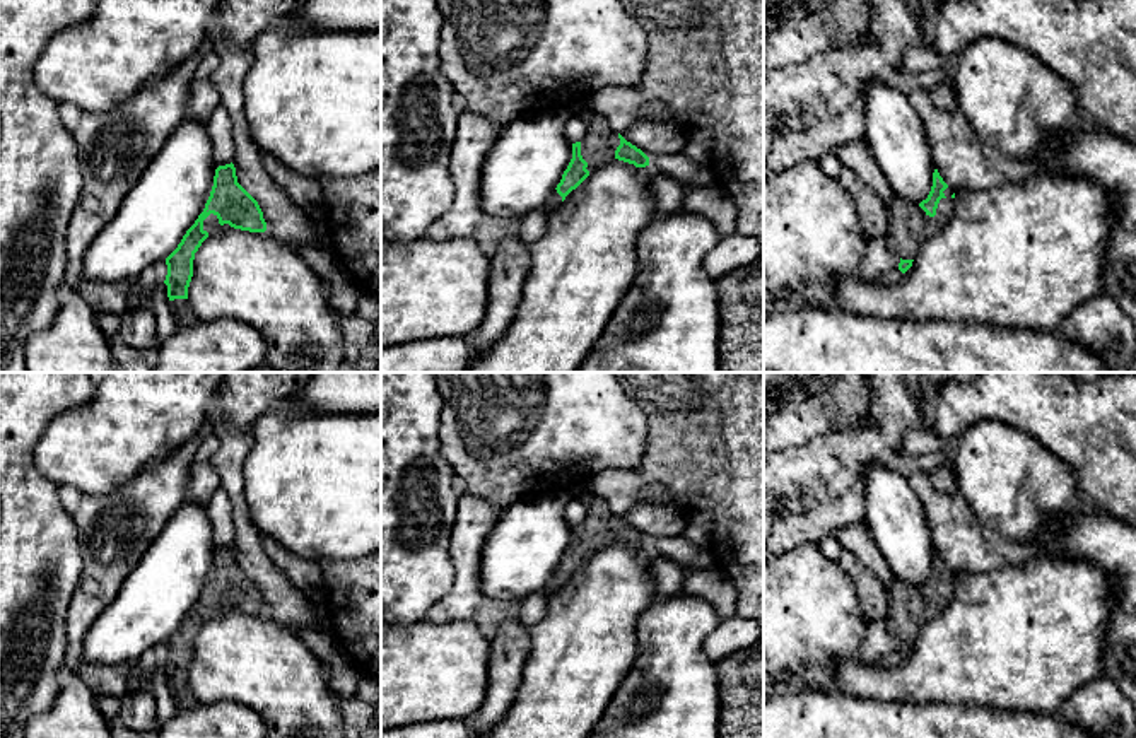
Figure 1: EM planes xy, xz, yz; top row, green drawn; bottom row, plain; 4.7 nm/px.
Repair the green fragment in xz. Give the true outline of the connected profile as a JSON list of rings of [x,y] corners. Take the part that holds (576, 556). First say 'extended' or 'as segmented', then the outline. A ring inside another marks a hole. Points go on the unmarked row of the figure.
extended; [[[593,497],[586,509],[586,519],[572,526],[572,542],[548,581],[547,594],[559,589],[603,545],[618,542],[635,550],[649,548],[649,540],[617,516],[605,501]]]

